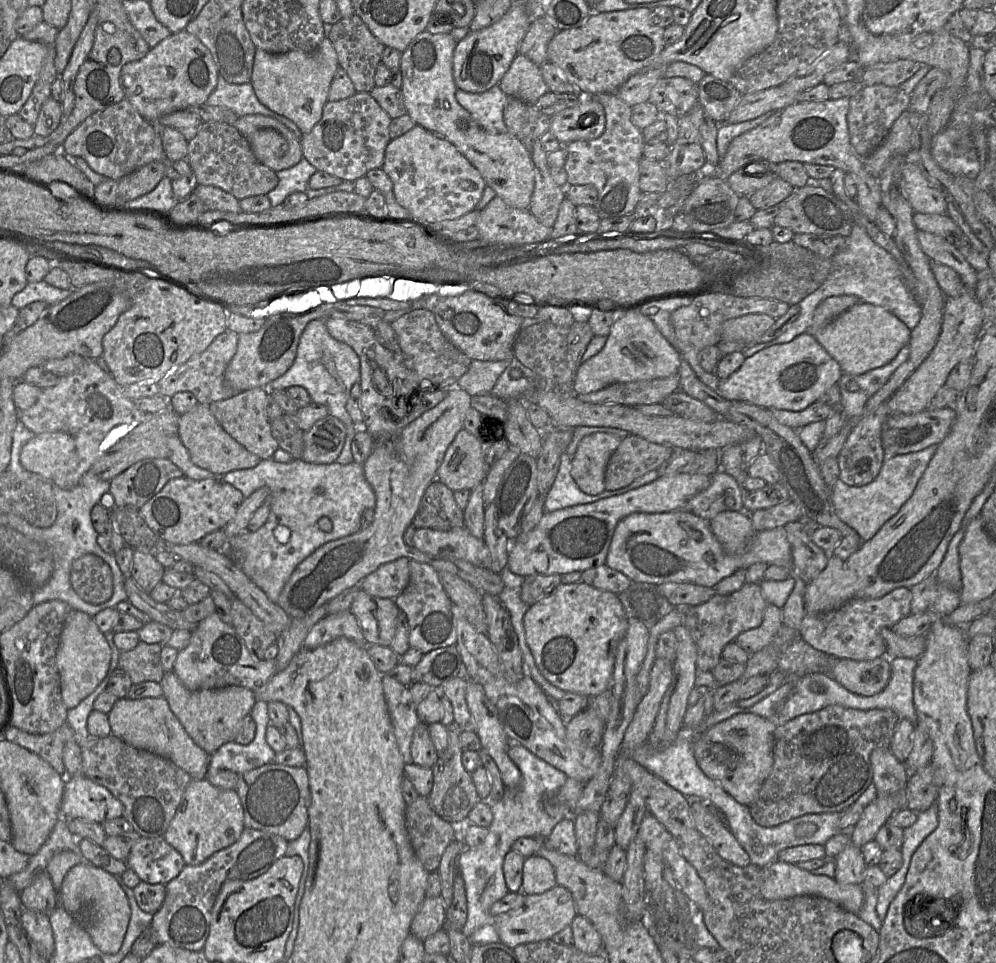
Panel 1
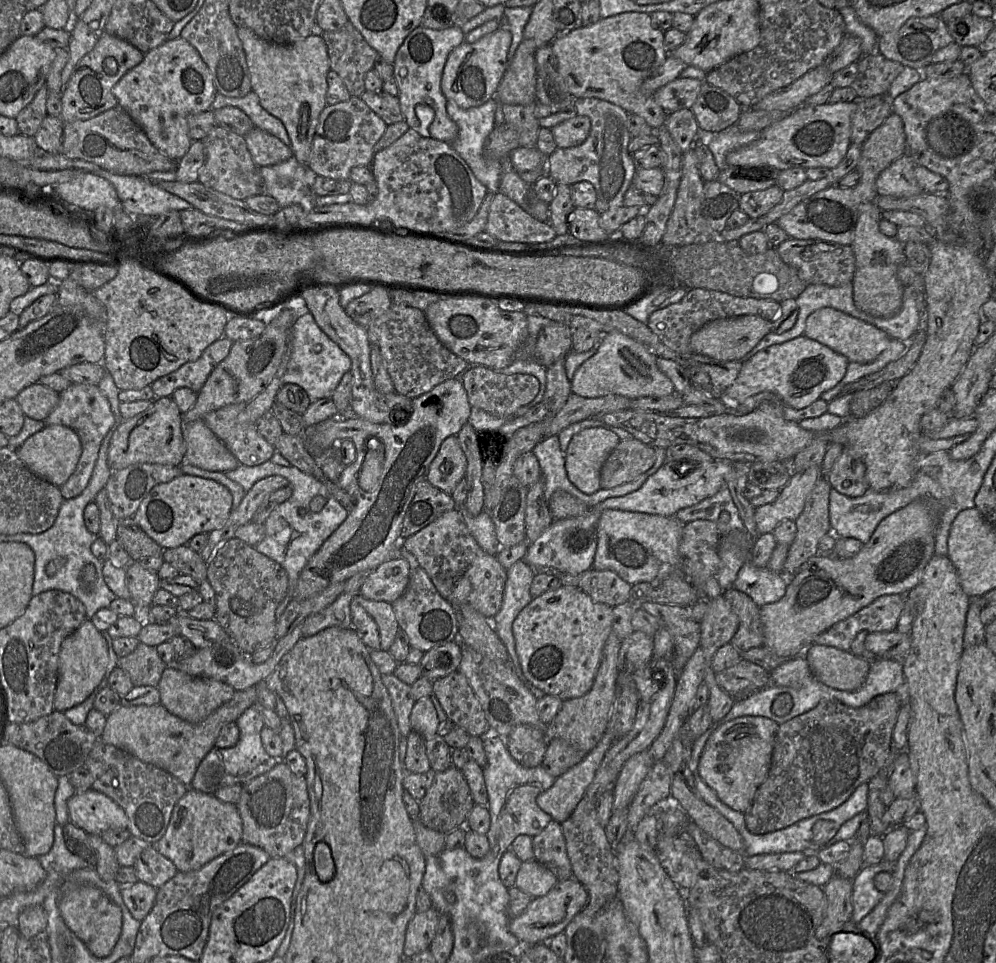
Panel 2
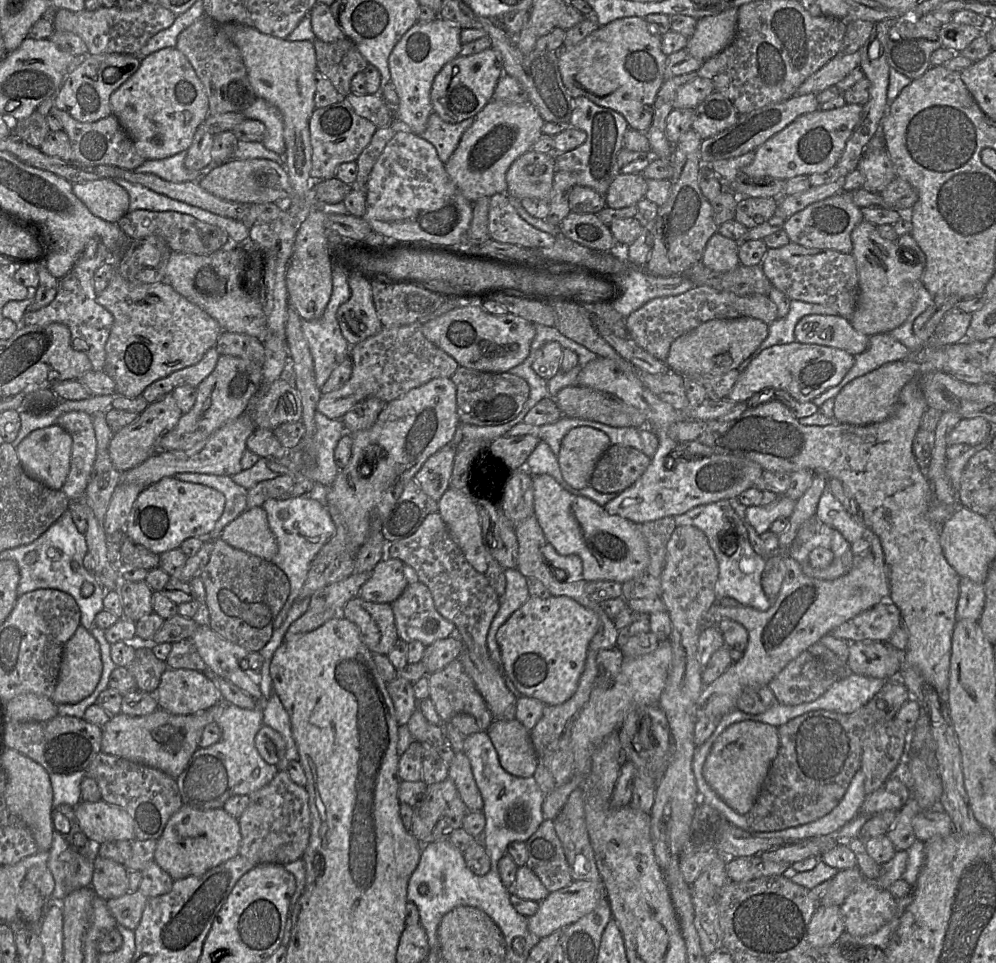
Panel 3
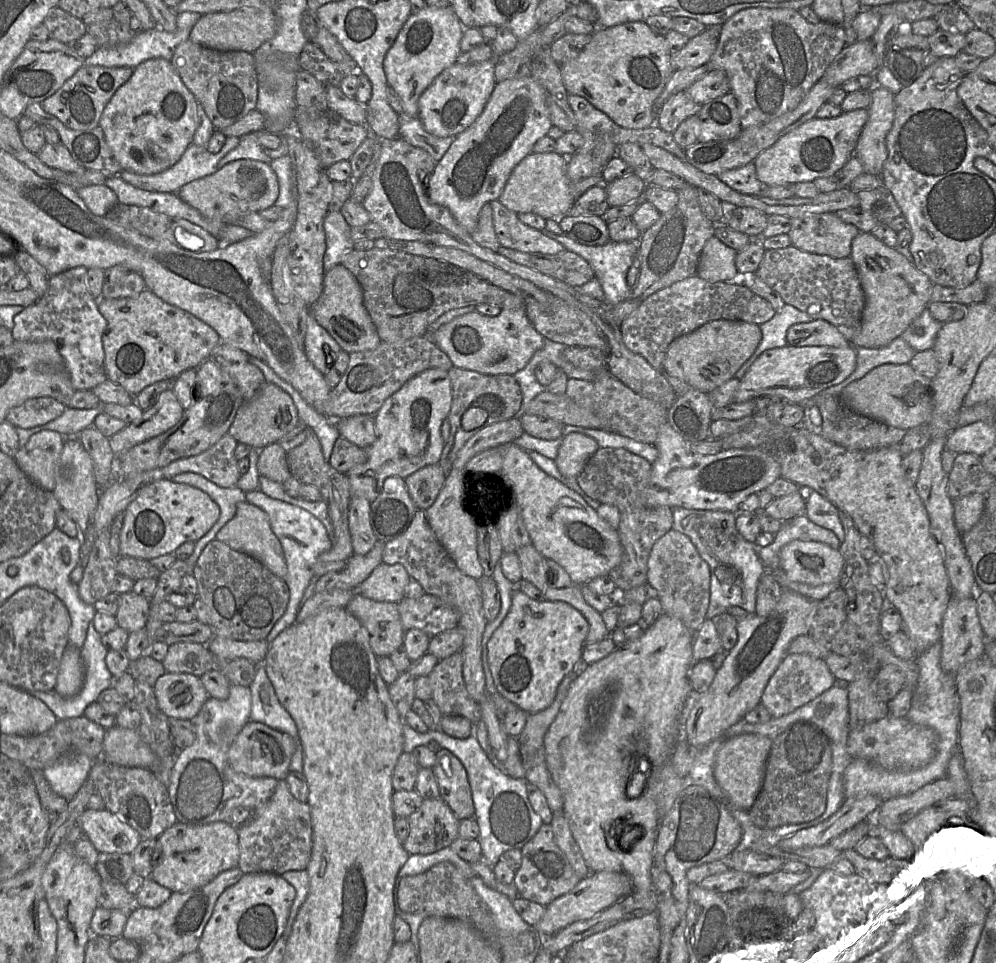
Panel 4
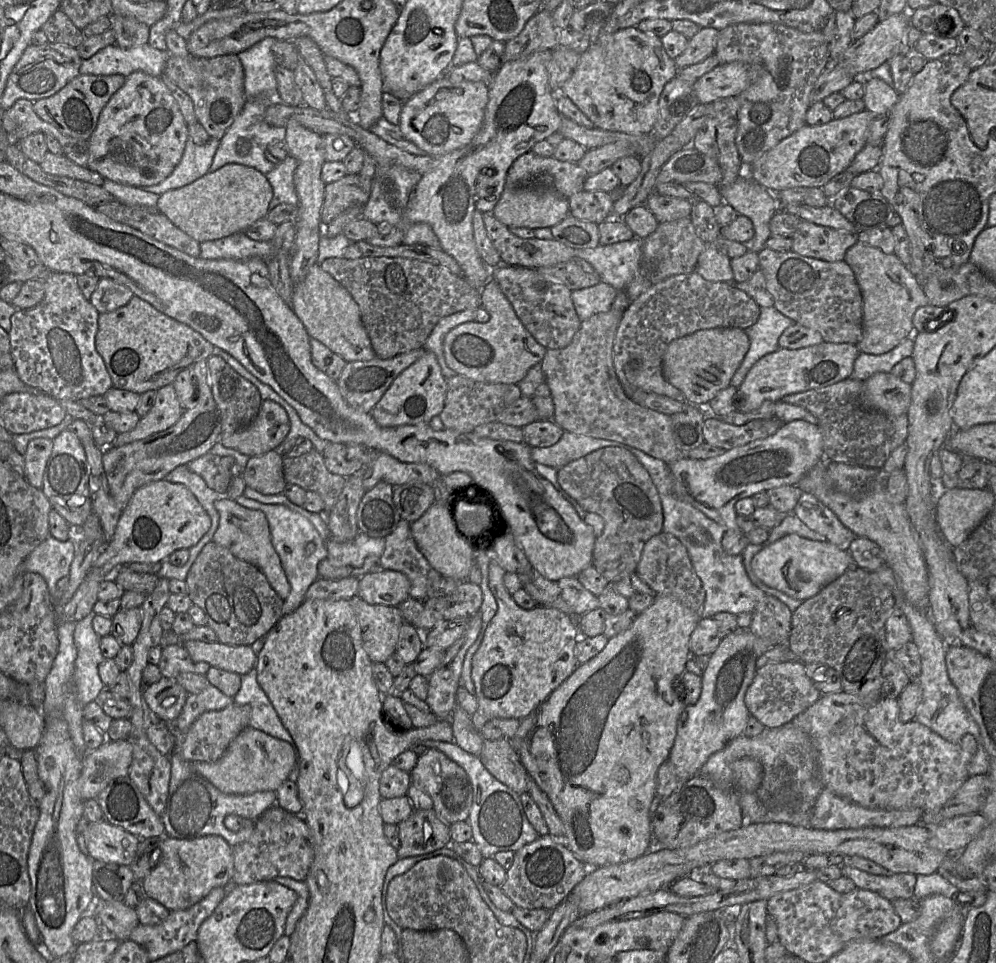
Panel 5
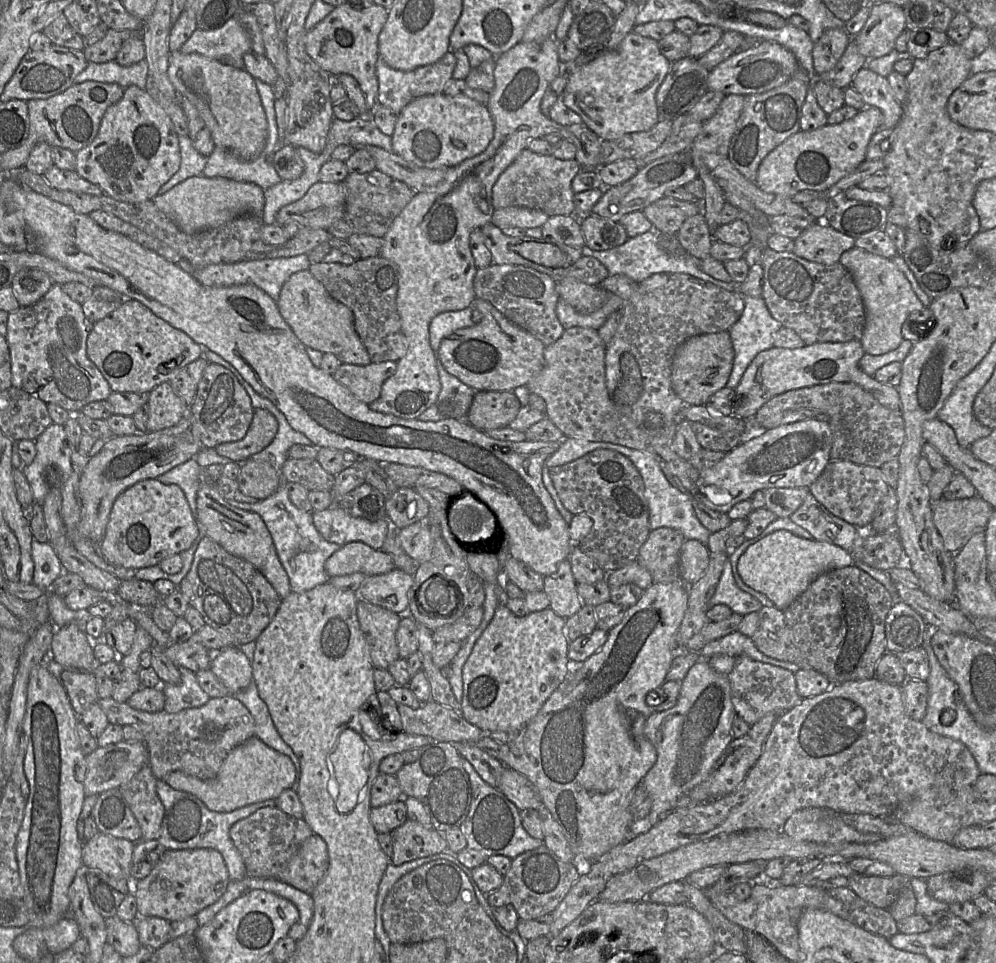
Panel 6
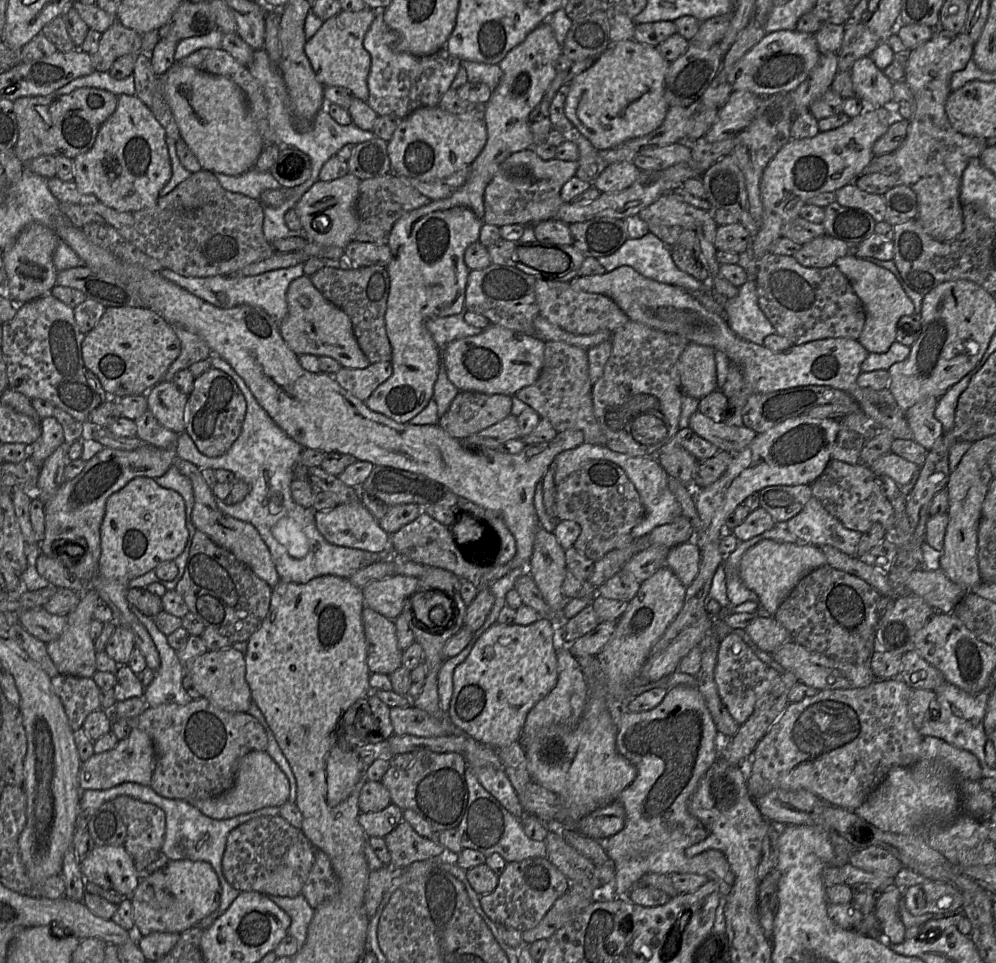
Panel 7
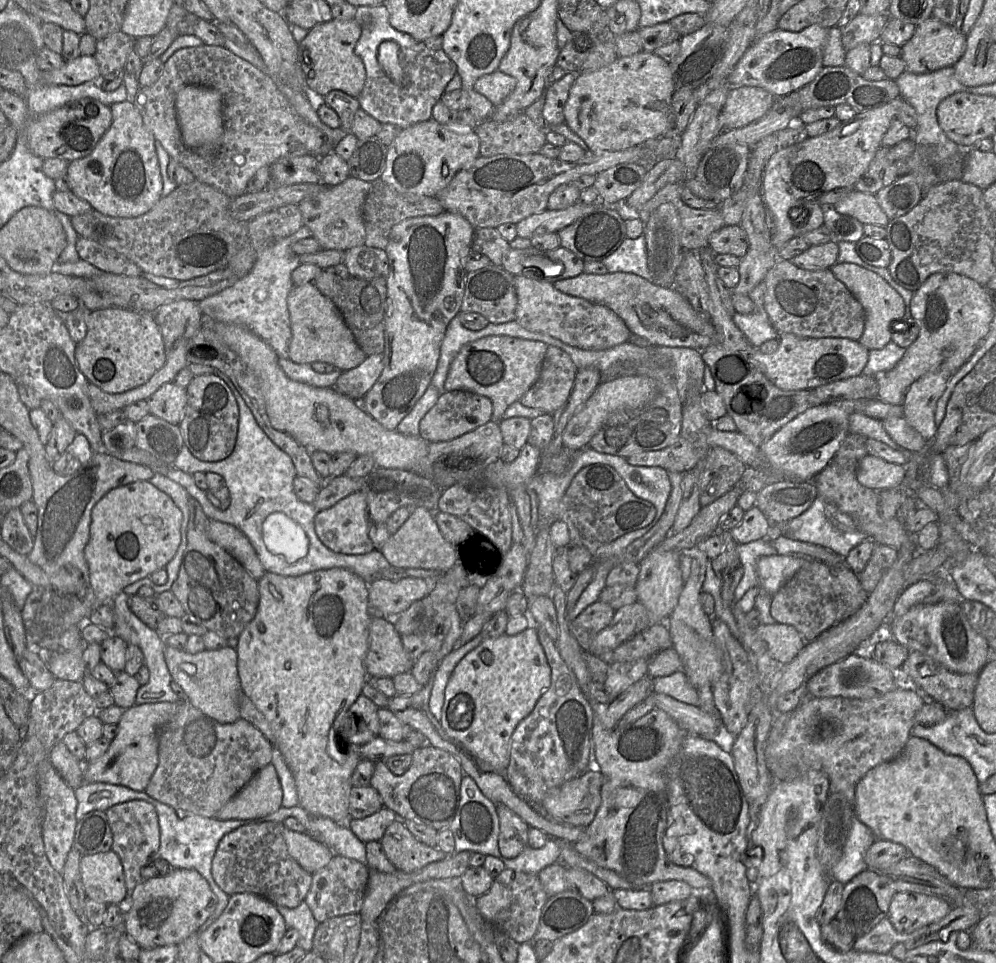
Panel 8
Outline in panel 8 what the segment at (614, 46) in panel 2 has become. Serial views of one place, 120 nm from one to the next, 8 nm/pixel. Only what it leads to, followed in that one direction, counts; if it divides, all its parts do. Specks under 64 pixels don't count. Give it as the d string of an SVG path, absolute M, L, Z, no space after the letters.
M653 52L618 57L597 71L576 74L564 107L565 123L592 152L621 151L650 143L671 130L674 92L669 63Z

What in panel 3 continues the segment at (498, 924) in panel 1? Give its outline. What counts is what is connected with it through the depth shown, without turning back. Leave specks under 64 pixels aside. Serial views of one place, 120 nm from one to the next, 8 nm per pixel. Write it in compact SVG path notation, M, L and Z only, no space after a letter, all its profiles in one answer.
M573 880L570 885L549 893L540 902L538 911L533 916L527 918L528 929L539 938L544 938L558 929L565 929L593 911L604 895L603 882Z

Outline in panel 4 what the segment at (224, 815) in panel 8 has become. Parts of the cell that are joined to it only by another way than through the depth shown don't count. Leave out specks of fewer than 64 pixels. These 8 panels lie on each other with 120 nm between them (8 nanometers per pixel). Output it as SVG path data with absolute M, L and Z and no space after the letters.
M249 721L231 744L227 759L231 768L237 773L255 778L270 777L282 780L289 772L294 751L295 743L289 735L274 730L265 724Z

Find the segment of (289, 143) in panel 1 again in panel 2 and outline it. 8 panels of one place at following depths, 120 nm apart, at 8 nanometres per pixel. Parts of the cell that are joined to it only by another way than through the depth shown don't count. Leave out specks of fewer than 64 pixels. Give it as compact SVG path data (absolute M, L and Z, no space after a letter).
M254 127L243 137L252 160L259 167L279 164L293 156L289 146L260 128Z

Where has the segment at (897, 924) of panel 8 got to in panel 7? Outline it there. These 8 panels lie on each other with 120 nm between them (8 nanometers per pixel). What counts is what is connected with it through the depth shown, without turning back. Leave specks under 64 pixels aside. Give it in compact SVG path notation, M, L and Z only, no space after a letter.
M928 880L902 890L902 904L914 916L944 914L962 910L963 895L952 884Z

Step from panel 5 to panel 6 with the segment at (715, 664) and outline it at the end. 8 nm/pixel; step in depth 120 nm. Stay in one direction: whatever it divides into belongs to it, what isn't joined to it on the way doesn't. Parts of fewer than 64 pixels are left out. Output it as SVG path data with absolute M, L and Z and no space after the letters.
M701 658L681 681L680 694L675 706L651 714L645 722L644 734L657 750L657 761L641 781L641 785L652 800L651 811L643 820L637 821L634 834L639 834L642 829L658 823L665 815L676 809L679 799L685 793L708 778L721 755L734 739L732 722L736 715L731 701L728 674L717 672L709 665L708 659Z

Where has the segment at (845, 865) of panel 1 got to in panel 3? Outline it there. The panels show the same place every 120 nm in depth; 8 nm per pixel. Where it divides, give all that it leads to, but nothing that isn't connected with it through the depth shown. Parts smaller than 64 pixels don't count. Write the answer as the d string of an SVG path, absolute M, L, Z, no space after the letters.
M818 906L808 925L808 941L814 947L835 943L845 931L840 906Z

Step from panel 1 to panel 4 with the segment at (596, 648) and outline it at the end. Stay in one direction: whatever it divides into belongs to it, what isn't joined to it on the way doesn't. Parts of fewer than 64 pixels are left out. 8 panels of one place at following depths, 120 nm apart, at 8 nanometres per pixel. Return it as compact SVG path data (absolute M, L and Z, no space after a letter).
M515 589L507 616L487 644L489 667L497 690L528 714L546 709L555 700L558 687L565 676L574 668L582 668L581 654L588 632L588 621L570 604L563 601L536 601Z

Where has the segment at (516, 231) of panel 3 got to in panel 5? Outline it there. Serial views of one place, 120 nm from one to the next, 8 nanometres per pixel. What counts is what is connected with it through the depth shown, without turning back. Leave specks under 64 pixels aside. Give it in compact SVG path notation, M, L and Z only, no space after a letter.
M492 211L483 214L483 222L494 247L501 258L501 265L536 269L566 262L575 257L575 249L555 240L520 238L512 234Z

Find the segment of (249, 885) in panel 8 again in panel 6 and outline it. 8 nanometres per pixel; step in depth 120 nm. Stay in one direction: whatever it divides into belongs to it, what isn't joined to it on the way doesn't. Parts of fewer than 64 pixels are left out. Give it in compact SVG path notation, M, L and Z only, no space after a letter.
M276 806L257 810L234 823L229 830L229 836L243 859L246 875L253 878L276 878L300 845L312 834L303 818L294 818Z

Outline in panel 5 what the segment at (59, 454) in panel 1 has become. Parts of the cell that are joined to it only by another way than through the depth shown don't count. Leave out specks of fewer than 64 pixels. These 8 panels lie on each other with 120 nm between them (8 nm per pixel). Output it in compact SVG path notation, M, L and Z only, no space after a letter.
M47 437L35 438L29 441L25 451L25 478L36 488L43 485L43 474L46 463L53 449L53 440Z

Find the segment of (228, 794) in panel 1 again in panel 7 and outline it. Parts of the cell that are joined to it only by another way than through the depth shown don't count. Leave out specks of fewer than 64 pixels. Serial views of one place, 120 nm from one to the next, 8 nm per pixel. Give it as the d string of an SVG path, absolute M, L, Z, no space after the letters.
M170 860L167 865L139 881L130 896L135 933L146 936L153 932L182 933L216 911L221 887L213 867L204 861Z

